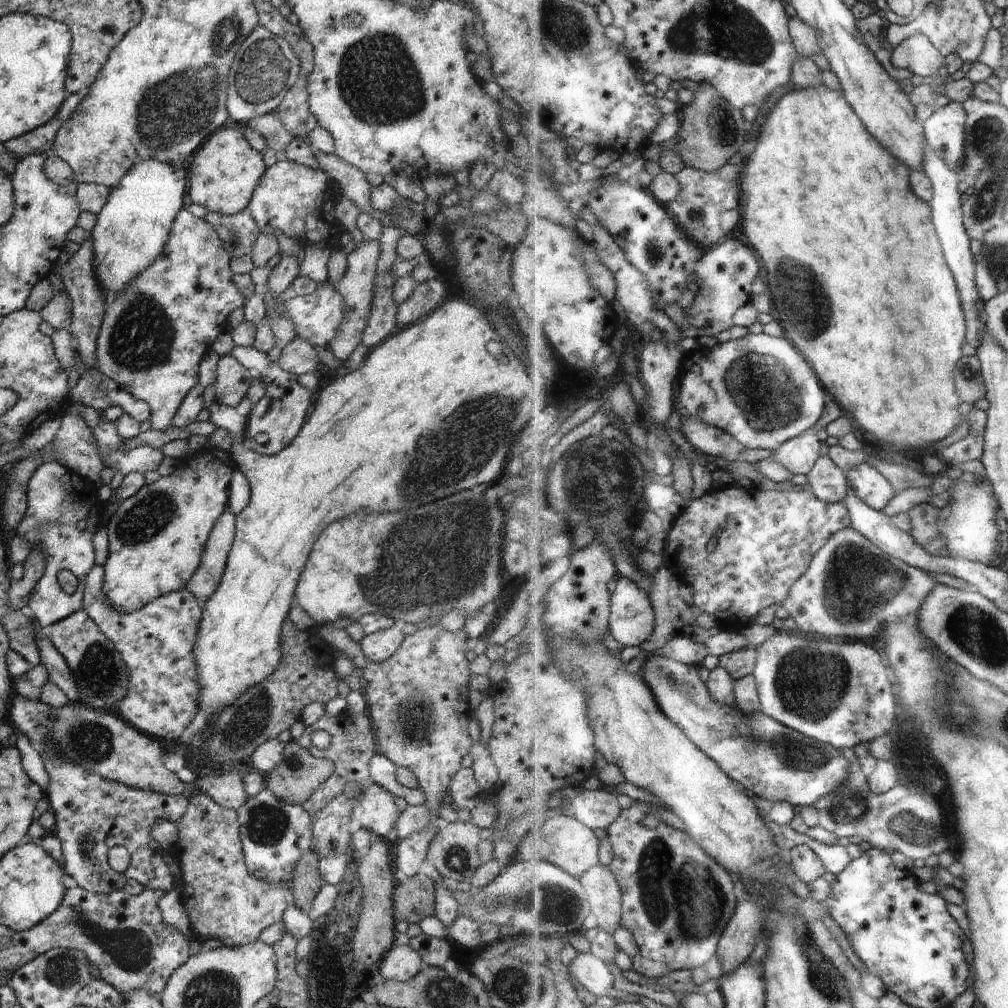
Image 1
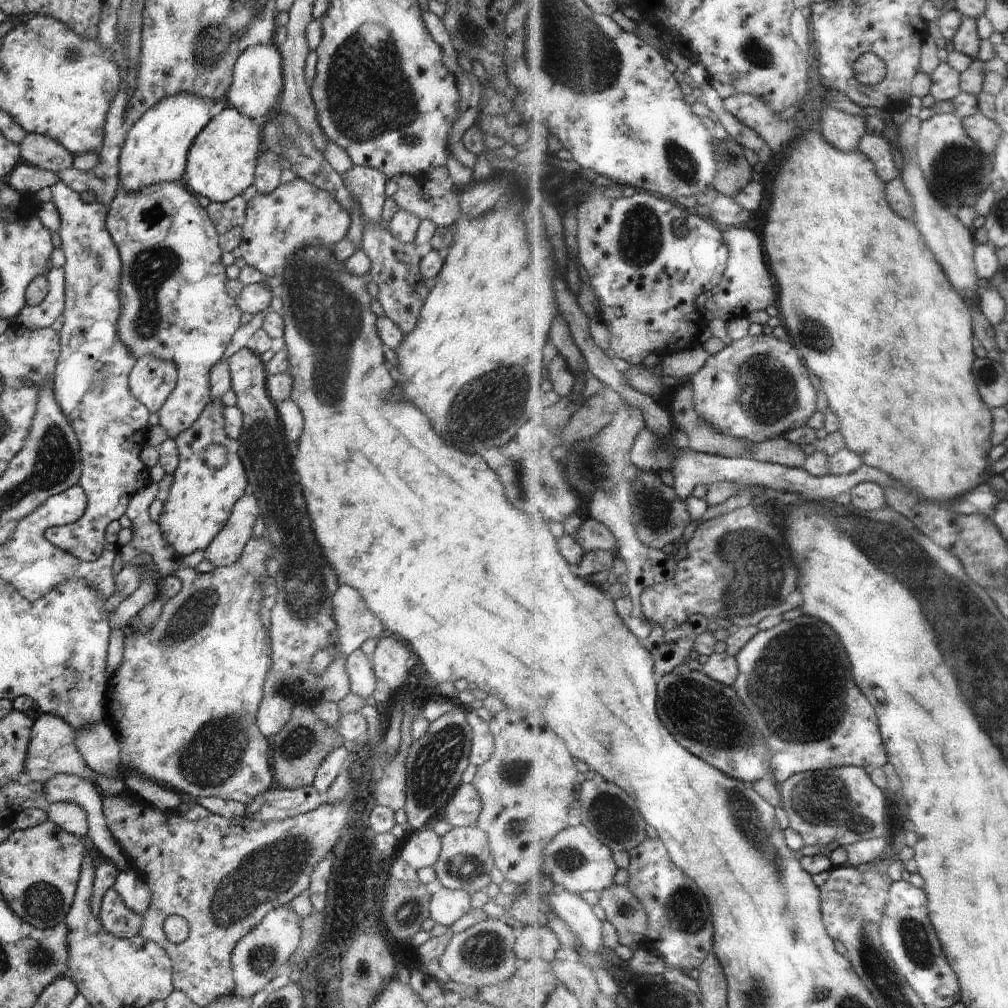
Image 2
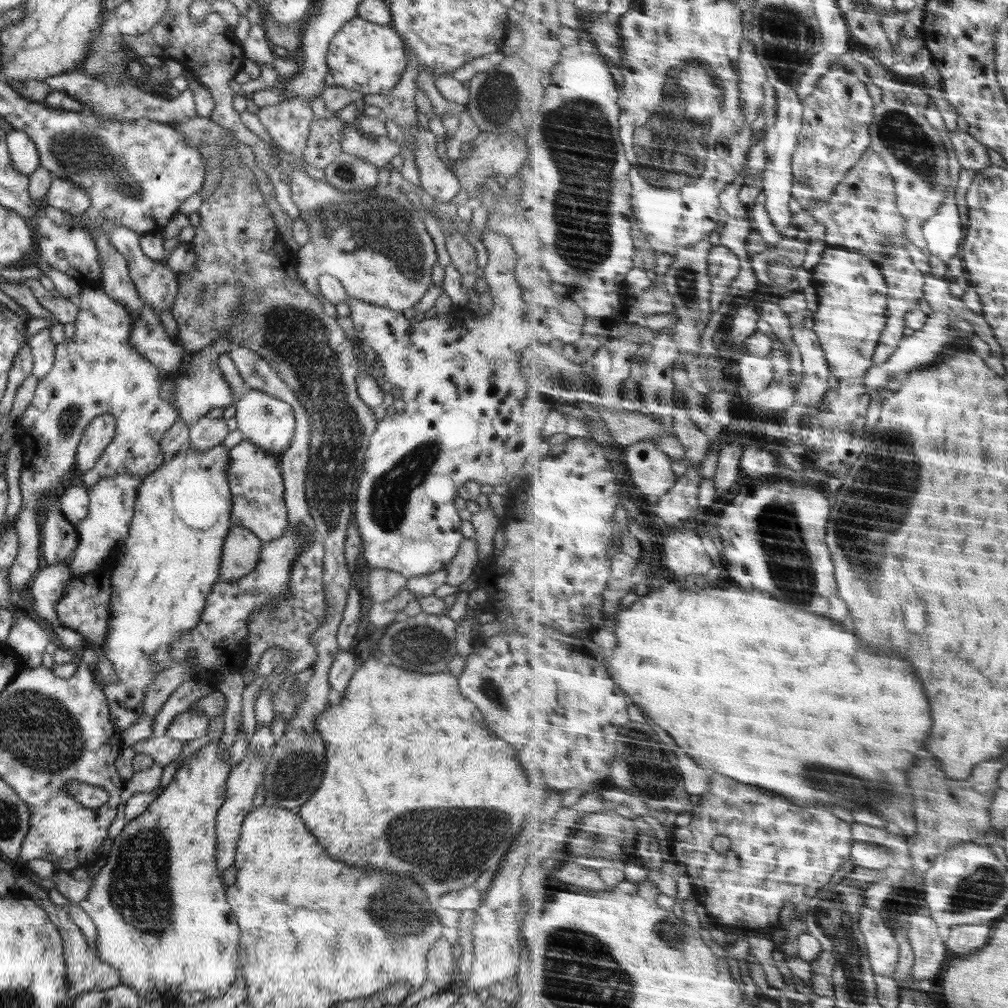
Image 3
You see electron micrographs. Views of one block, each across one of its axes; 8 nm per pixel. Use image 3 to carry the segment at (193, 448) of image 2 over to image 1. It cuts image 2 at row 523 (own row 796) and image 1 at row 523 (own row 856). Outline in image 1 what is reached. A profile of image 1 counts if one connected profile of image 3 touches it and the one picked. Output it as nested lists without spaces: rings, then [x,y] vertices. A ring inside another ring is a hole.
[[[208,450],[200,456],[189,455],[177,462],[172,474],[145,485],[129,500],[121,502],[118,511],[105,525],[110,546],[108,560],[103,566],[104,596],[112,608],[118,612],[132,612],[168,592],[187,588],[192,574],[200,566],[212,528],[227,509],[229,484],[236,470],[237,465],[230,452],[220,450],[219,456],[216,456],[214,450]]]

